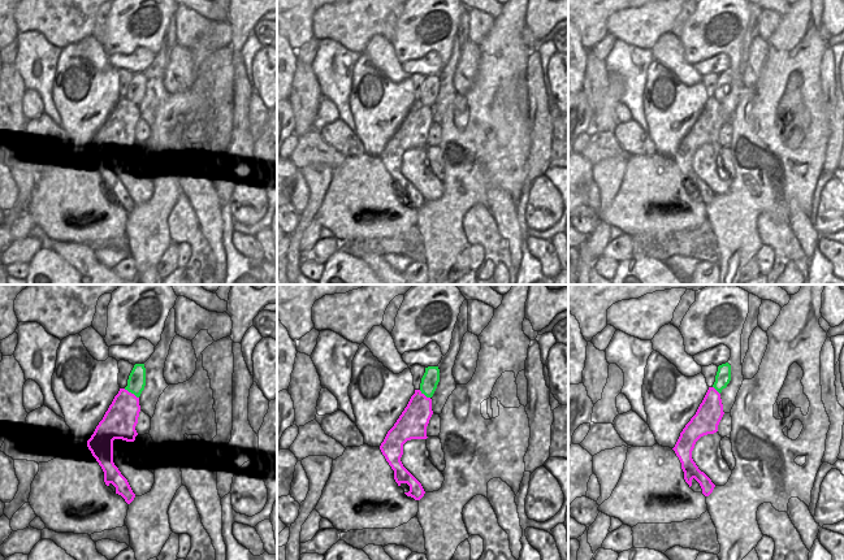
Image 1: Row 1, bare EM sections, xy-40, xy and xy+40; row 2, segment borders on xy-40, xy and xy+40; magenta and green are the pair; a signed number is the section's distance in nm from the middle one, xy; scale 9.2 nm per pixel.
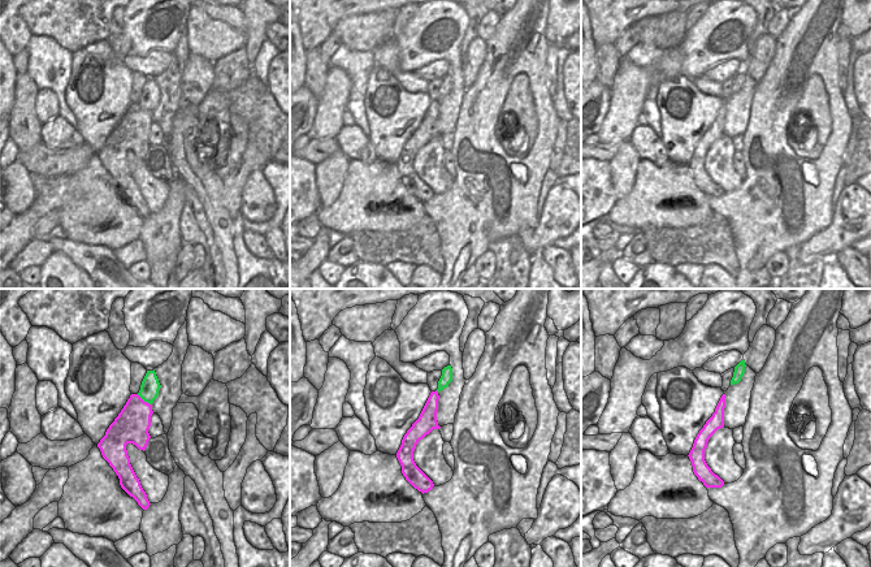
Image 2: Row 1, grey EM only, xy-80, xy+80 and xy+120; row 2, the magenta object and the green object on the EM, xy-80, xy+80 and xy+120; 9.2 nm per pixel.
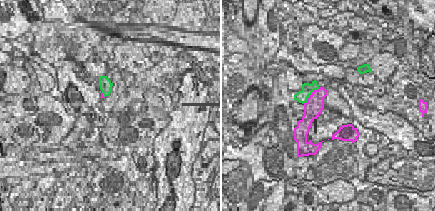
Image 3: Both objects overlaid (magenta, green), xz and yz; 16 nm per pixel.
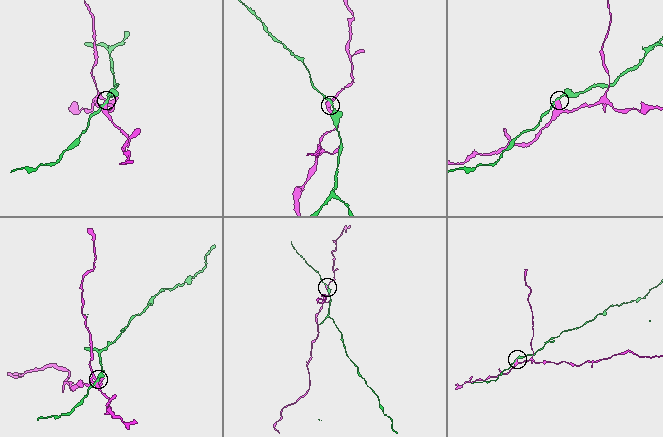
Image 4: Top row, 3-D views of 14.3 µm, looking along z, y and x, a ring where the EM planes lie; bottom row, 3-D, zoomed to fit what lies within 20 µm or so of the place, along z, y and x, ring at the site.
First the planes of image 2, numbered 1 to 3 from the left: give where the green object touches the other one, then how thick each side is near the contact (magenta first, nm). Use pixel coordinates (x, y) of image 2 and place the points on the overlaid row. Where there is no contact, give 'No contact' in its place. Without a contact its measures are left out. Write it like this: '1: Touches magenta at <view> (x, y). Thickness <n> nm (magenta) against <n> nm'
1: Touches magenta at xy-80 (143, 401). Thickness 320 nm (magenta) against 170 nm
2: No contact
3: No contact.

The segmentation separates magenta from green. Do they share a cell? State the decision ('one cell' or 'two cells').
two cells

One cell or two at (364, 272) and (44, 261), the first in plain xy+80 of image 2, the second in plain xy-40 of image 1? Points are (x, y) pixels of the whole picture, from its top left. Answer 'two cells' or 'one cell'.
one cell

